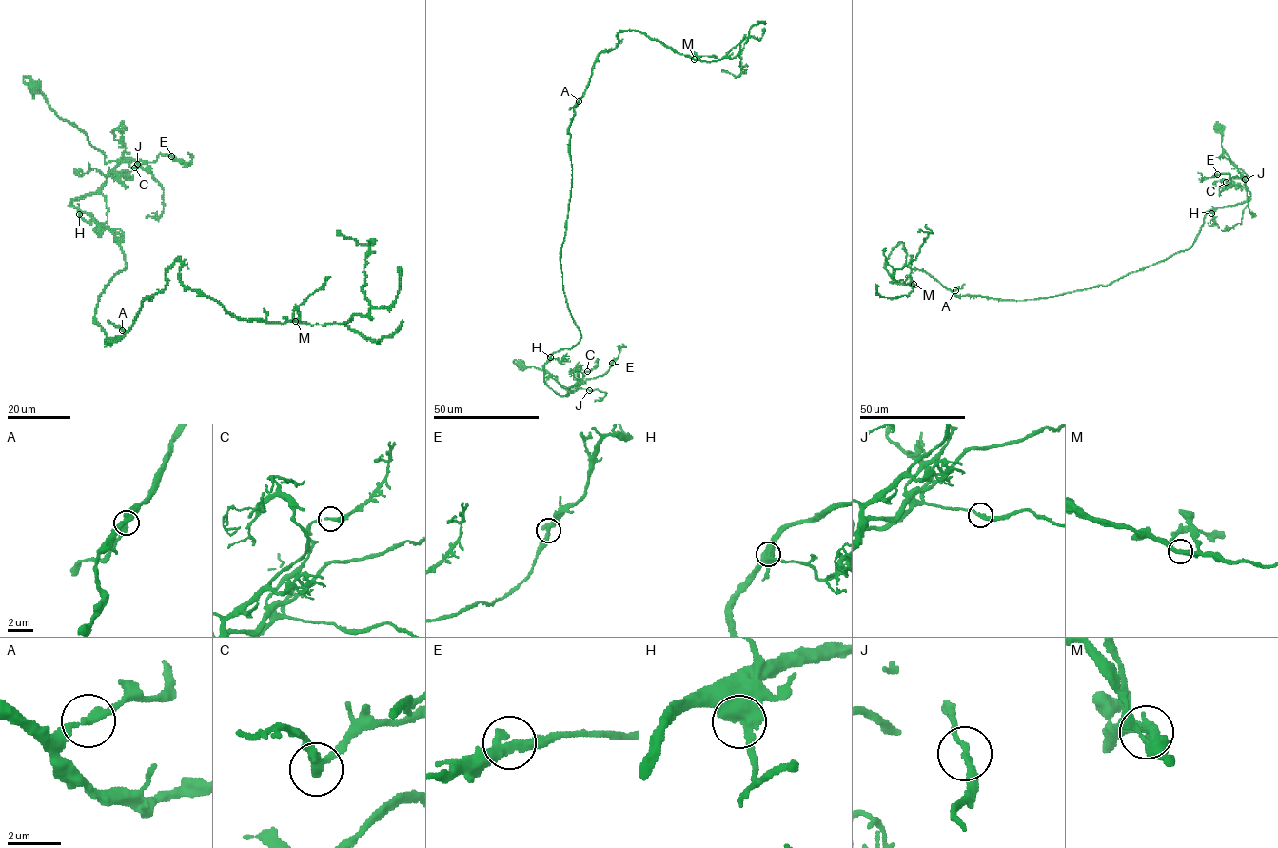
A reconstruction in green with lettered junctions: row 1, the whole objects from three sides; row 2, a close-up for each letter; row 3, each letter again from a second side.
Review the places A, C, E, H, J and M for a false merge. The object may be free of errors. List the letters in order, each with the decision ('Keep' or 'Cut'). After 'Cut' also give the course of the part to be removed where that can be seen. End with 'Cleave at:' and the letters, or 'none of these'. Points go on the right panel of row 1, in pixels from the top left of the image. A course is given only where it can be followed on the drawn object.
A: Keep
C: Keep
E: Keep
H: Keep
J: Keep
M: Keep
Cleave at: none of these

